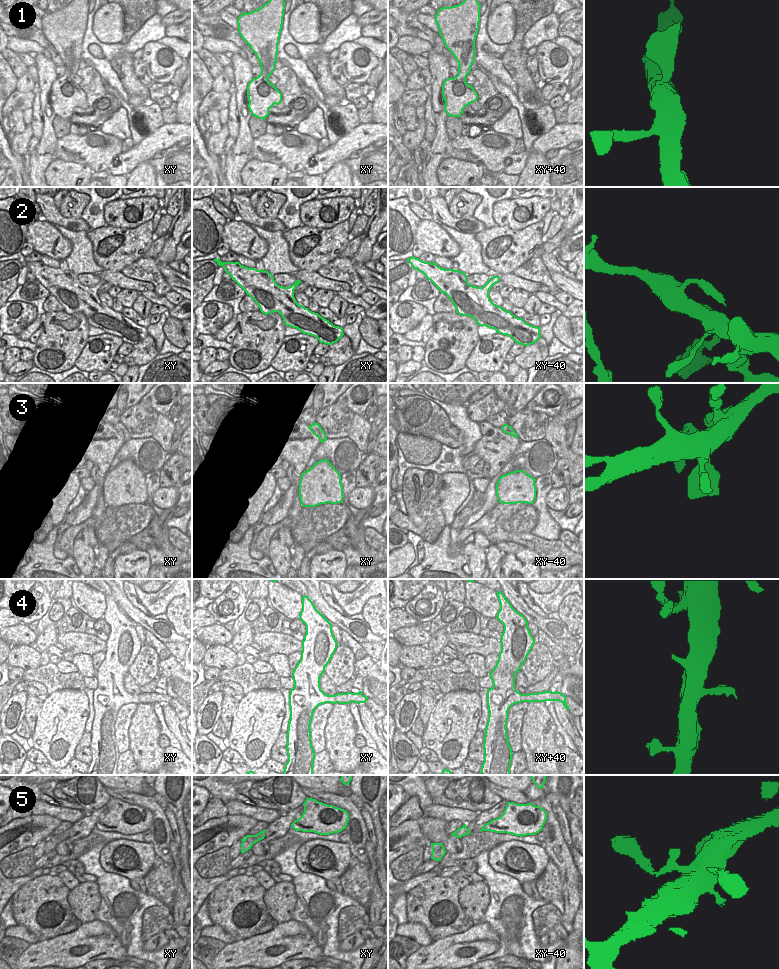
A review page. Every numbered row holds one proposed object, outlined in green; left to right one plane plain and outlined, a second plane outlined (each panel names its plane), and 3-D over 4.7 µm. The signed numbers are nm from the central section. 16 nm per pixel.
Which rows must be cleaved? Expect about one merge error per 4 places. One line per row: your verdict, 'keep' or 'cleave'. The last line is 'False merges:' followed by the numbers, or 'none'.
1: keep
2: keep
3: keep
4: keep
5: keep
False merges: none

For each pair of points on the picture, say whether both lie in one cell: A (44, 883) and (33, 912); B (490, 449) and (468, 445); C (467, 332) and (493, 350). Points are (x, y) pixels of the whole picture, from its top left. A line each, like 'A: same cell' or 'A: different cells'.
A: same cell
B: different cells
C: different cells

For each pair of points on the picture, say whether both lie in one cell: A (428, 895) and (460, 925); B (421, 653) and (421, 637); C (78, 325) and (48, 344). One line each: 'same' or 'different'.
A: same
B: different
C: same

